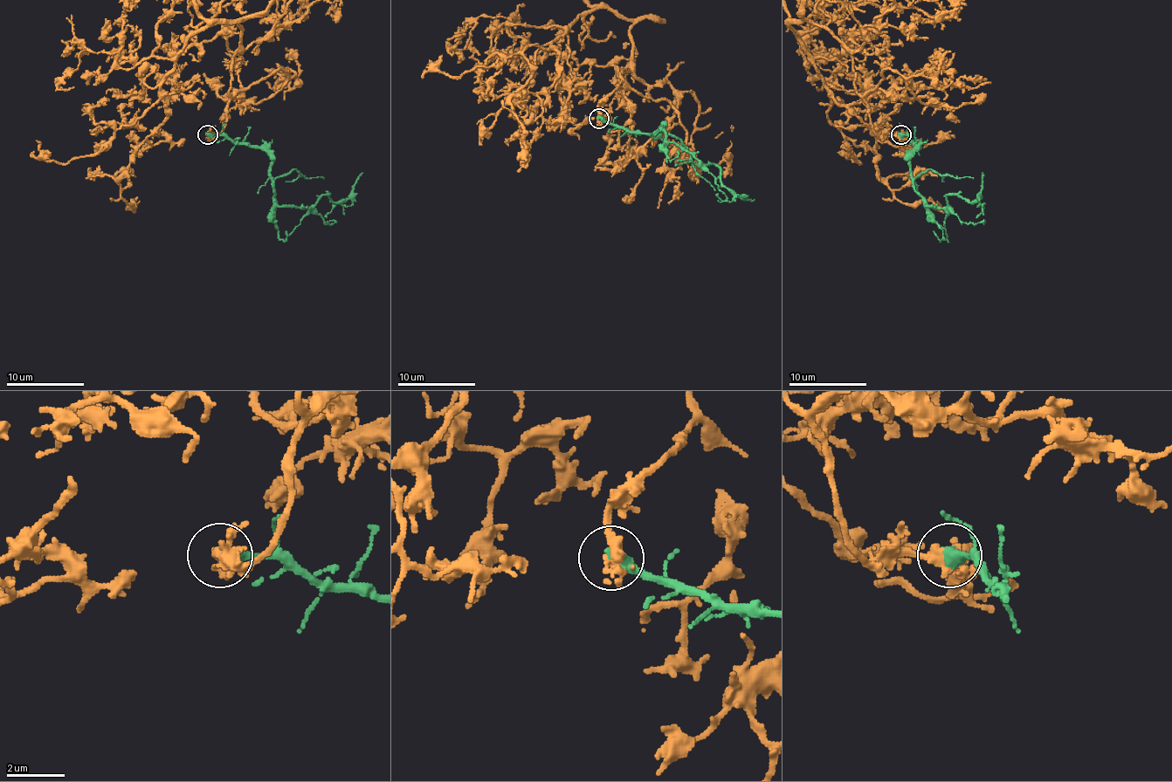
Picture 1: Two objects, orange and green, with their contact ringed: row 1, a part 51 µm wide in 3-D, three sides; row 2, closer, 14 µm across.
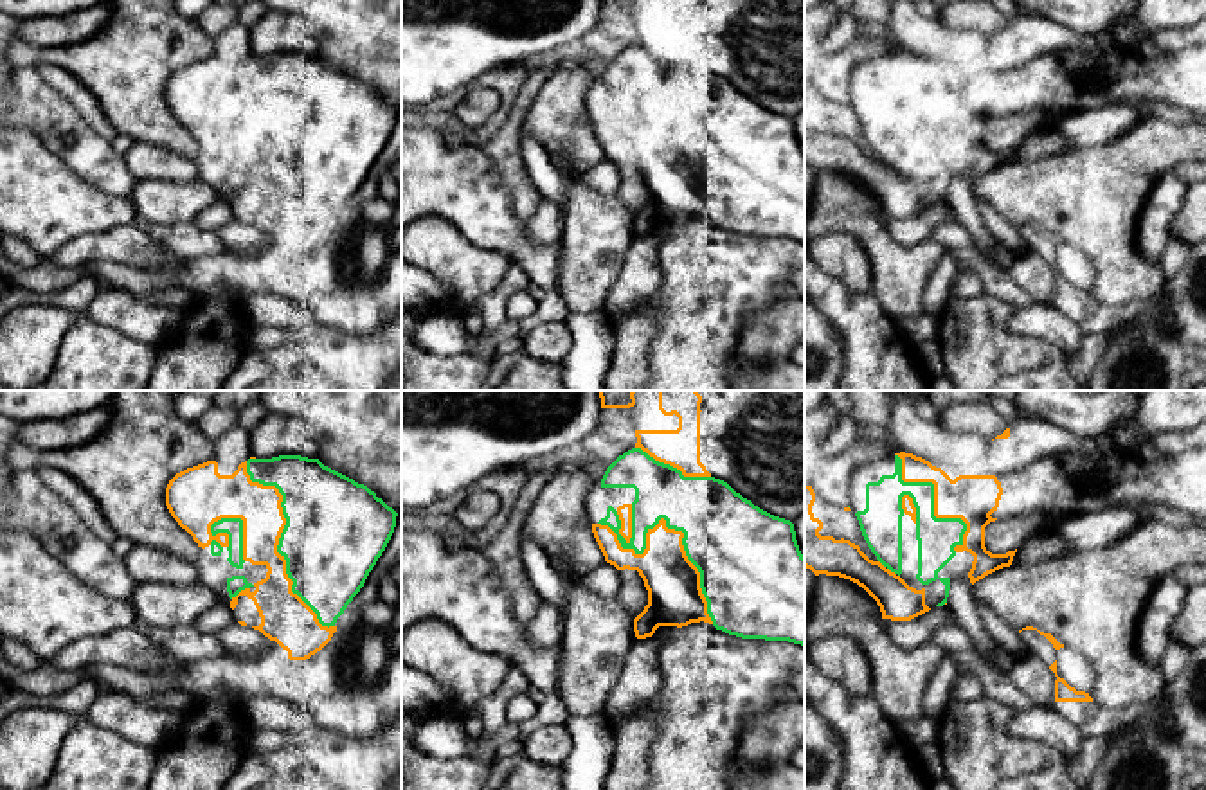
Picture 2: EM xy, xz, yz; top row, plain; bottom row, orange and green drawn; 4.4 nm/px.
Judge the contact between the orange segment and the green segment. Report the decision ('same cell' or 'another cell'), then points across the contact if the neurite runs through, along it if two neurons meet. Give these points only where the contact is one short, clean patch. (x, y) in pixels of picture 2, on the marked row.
another cell

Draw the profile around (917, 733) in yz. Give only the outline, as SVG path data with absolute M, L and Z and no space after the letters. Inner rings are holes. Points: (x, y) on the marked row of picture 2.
M927 714L907 722L896 720L893 725L914 752L918 752L927 743L938 743L938 720Z

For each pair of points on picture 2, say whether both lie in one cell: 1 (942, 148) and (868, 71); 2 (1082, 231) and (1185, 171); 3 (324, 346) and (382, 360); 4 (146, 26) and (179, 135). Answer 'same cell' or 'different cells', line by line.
1: same cell
2: different cells
3: same cell
4: same cell

